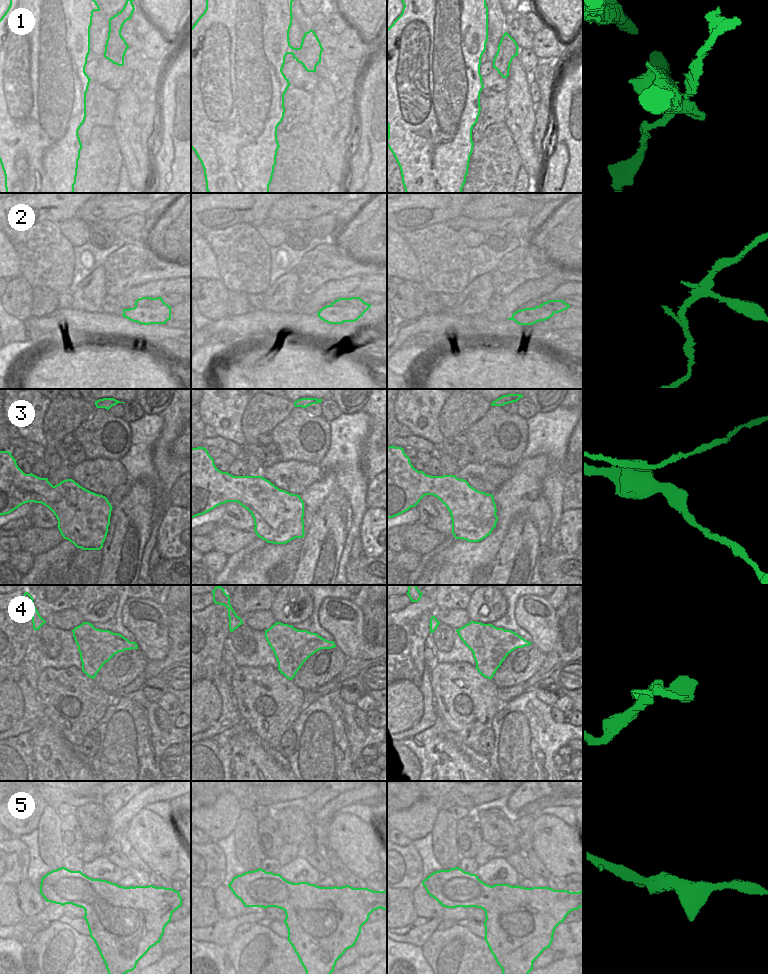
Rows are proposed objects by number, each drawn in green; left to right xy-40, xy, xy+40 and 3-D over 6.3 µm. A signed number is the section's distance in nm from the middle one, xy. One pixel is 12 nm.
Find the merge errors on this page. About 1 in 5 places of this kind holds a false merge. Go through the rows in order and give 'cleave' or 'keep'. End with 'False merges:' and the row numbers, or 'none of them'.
1: cleave
2: cleave
3: keep
4: keep
5: keep
False merges: 1, 2

